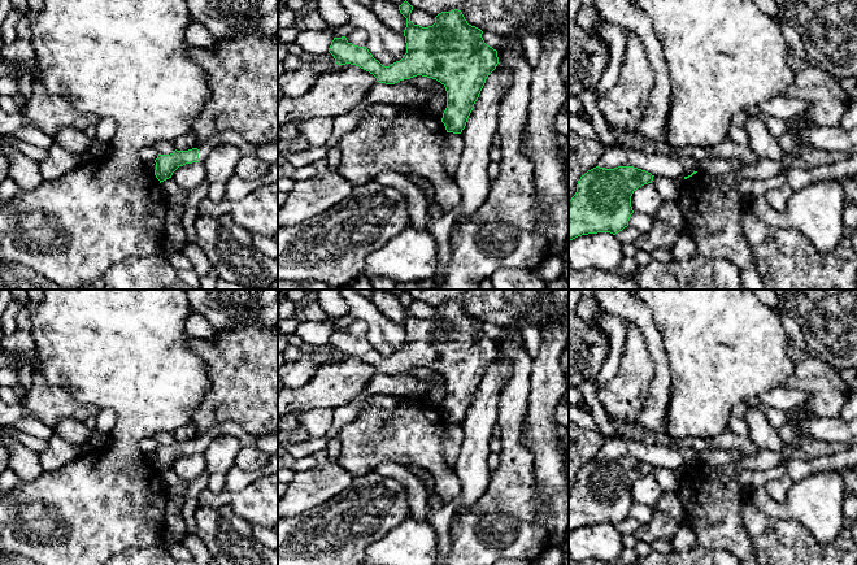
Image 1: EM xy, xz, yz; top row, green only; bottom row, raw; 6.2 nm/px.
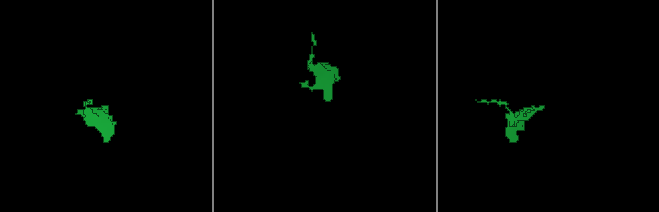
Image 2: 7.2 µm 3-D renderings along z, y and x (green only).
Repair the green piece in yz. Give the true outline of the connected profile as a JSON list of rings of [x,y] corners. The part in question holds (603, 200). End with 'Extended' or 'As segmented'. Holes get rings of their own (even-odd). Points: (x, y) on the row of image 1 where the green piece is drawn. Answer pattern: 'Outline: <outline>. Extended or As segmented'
Outline: [[[596,166],[580,177],[569,201],[569,242],[588,234],[613,235],[628,226],[632,194],[652,183],[651,173],[634,168]]]. As segmented

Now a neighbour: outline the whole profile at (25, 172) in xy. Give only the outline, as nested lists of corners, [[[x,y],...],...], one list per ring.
[[[3,136],[0,145],[4,156],[9,160],[8,177],[10,177],[21,188],[21,192],[32,192],[44,181],[40,175],[39,165],[18,152]]]

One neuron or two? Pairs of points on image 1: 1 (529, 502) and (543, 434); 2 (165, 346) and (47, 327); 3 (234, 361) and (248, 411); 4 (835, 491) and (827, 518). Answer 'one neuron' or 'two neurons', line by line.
1: two neurons
2: one neuron
3: one neuron
4: one neuron

